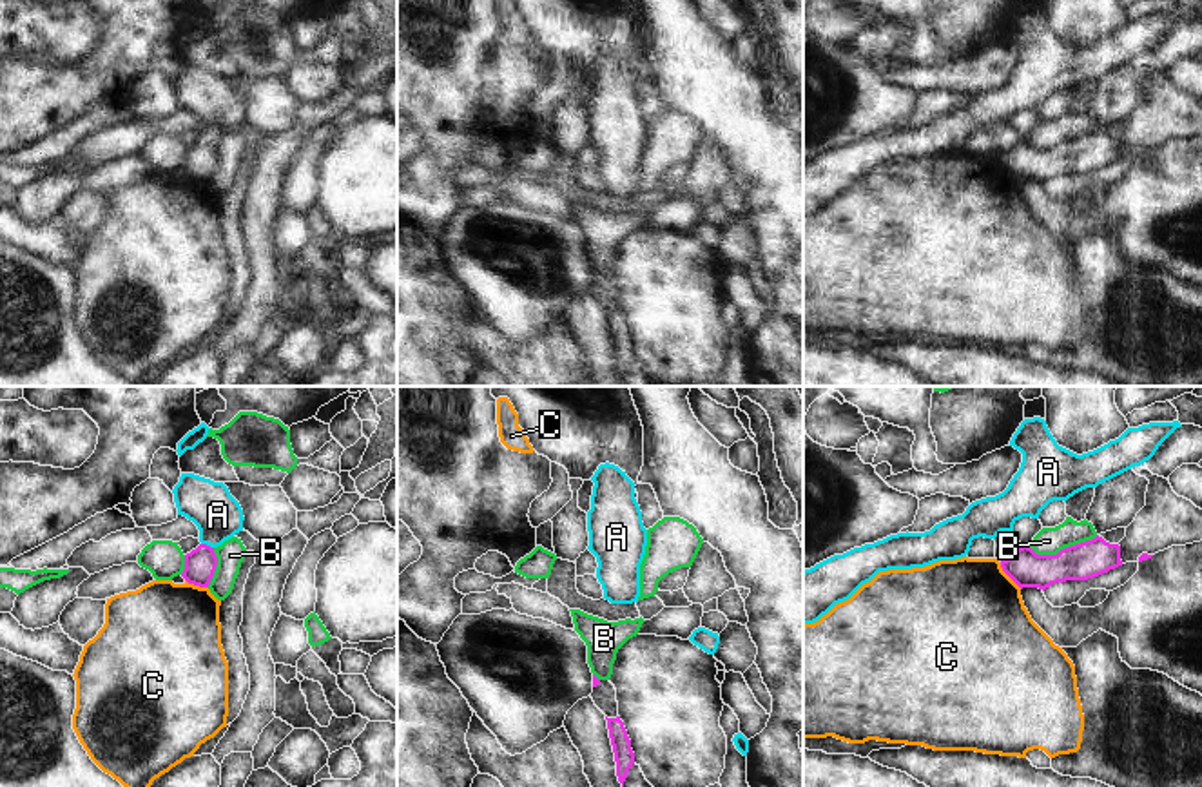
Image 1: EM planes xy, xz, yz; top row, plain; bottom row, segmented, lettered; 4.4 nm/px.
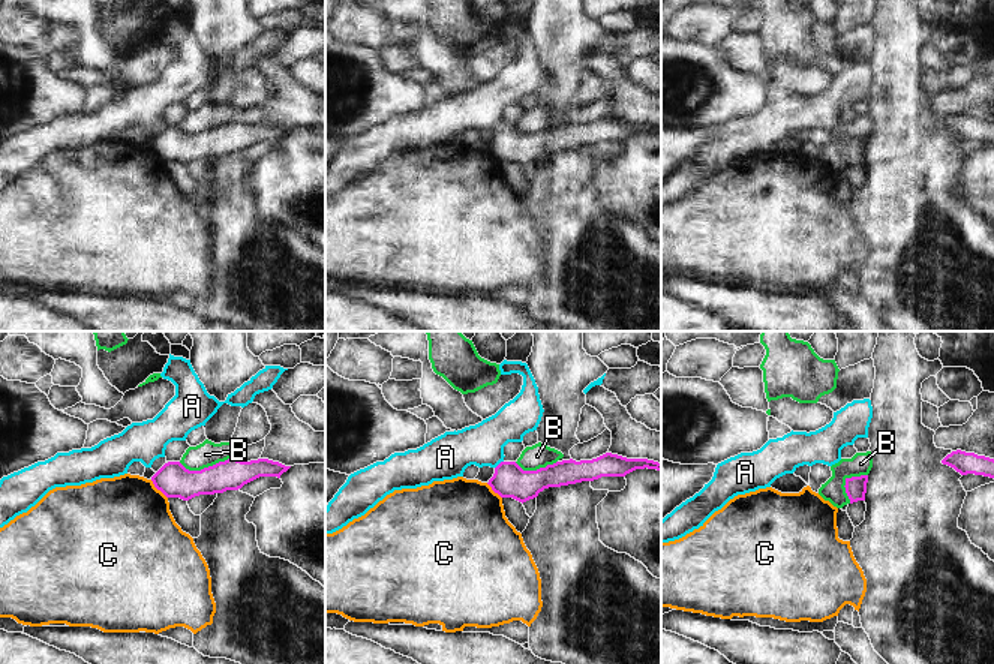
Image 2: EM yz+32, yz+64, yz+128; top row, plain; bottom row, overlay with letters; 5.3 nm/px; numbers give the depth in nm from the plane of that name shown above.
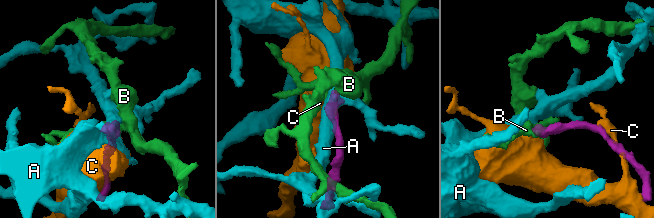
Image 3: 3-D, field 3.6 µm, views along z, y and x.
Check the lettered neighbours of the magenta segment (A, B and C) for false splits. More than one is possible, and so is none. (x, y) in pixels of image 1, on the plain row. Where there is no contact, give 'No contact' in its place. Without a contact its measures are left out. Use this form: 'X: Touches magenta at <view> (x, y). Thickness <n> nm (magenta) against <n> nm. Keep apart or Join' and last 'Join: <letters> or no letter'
A: Touches magenta at xy (205, 138). Thickness 140 nm (magenta) against 220 nm. Join
B: Touches magenta at yz (1061, 144). Thickness 160 nm (magenta) against 120 nm. Keep apart
C: Touches magenta at yz (1008, 169). Thickness 160 nm (magenta) against 500 nm. Keep apart
Join: A

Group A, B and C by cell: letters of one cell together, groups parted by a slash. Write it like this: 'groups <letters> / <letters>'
groups A / B / C

